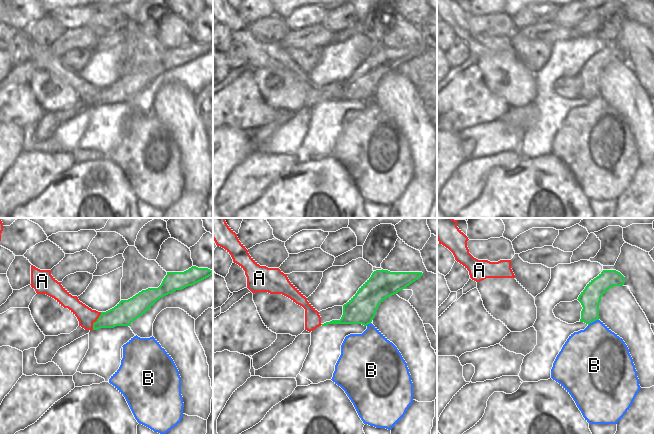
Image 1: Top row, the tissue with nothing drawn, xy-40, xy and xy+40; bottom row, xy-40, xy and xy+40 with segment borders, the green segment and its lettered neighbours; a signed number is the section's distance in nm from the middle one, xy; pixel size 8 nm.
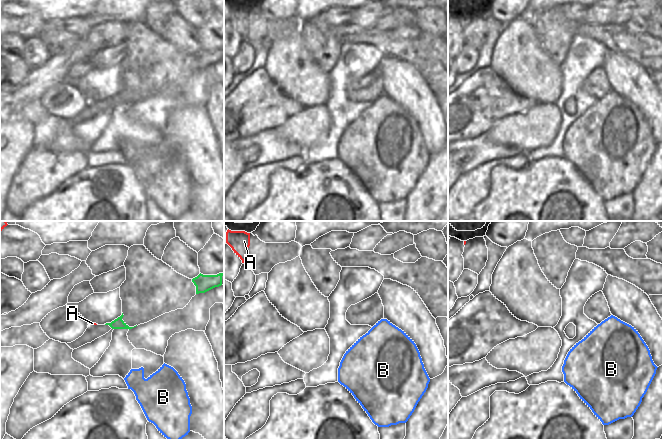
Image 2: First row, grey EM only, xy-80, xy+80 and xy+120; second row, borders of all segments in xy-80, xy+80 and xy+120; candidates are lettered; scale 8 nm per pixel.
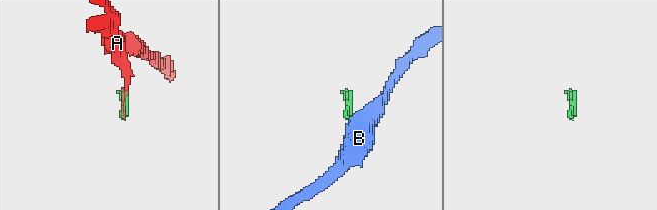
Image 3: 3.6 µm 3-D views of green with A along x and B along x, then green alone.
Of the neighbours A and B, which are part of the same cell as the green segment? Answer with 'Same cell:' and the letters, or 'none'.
Same cell: none

